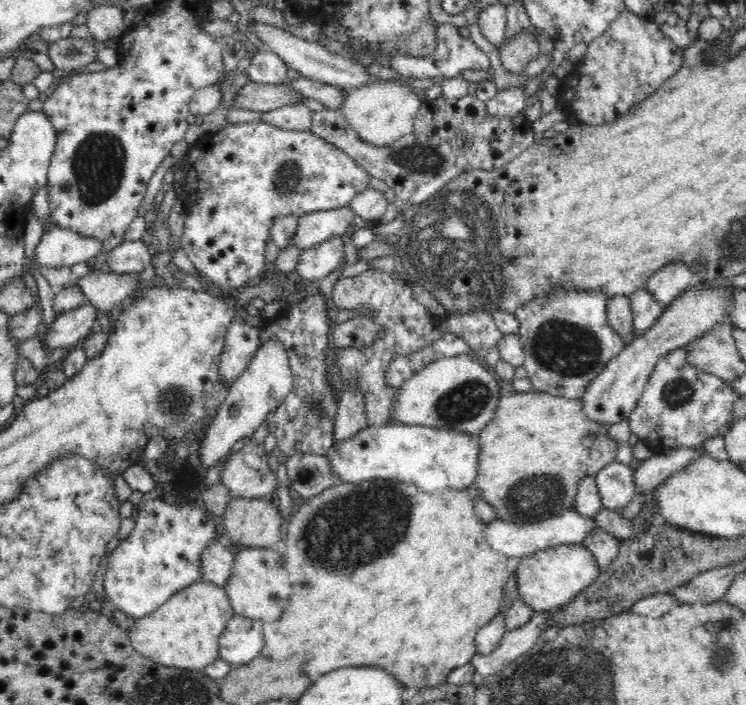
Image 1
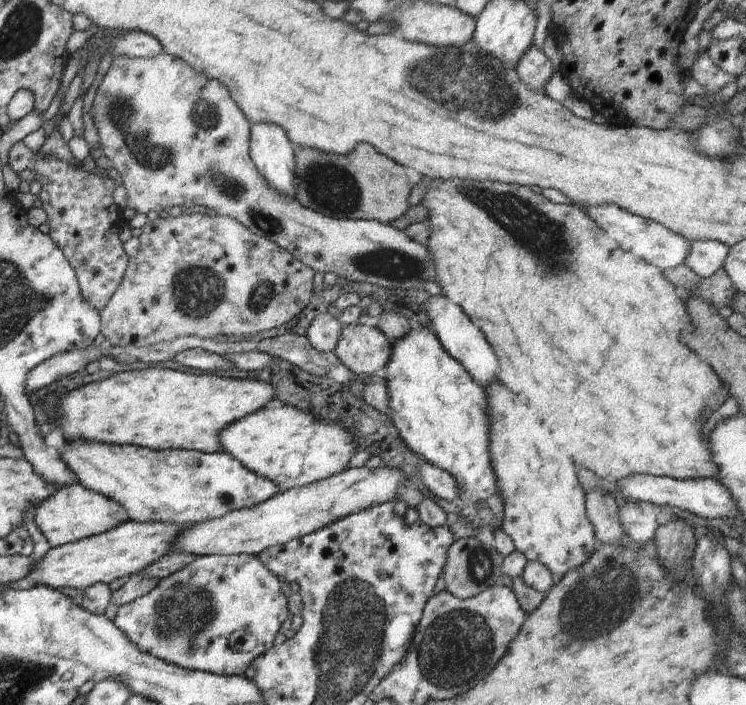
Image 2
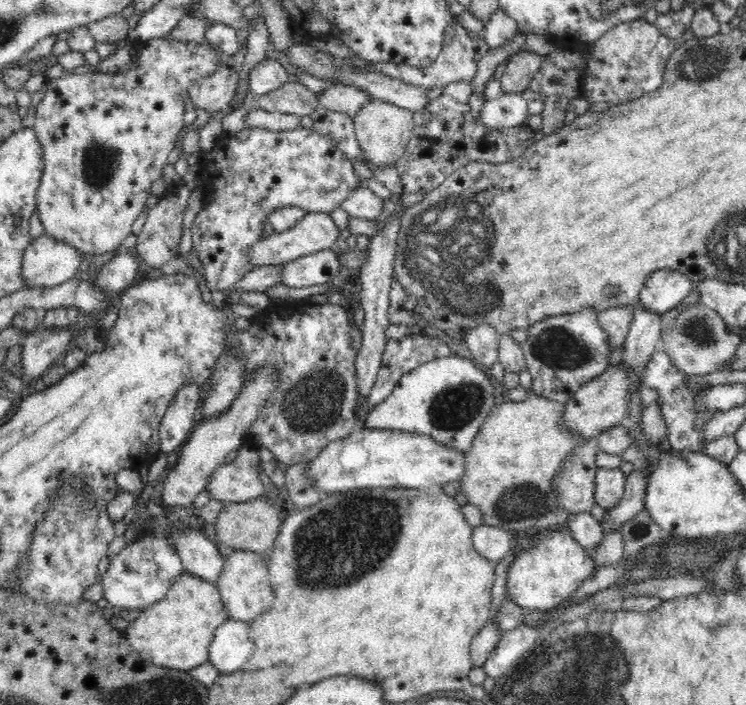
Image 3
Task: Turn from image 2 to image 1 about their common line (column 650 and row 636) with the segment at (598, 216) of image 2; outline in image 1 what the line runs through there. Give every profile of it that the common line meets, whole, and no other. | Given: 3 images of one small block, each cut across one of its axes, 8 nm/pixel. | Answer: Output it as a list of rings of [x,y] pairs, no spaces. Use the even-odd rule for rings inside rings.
[[[234,615],[219,638],[218,658],[237,667],[261,655],[265,646],[264,623]]]

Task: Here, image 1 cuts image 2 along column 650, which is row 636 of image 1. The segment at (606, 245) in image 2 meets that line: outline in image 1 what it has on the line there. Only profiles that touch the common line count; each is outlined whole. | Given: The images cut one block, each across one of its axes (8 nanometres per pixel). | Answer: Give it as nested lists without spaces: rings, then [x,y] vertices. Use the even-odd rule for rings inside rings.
[[[376,479],[358,484],[339,482],[323,490],[305,502],[299,502],[294,512],[286,519],[288,532],[286,550],[282,555],[286,573],[290,577],[292,594],[284,608],[284,614],[276,622],[264,623],[265,646],[261,654],[276,660],[302,654],[306,675],[311,682],[322,674],[342,666],[382,666],[390,674],[398,676],[404,688],[419,686],[432,688],[445,682],[445,678],[457,666],[464,666],[476,653],[475,636],[479,628],[492,620],[504,605],[504,586],[508,580],[507,556],[492,549],[486,541],[488,523],[476,515],[475,500],[466,489],[446,489],[438,493],[427,493],[418,486],[398,479]]]

